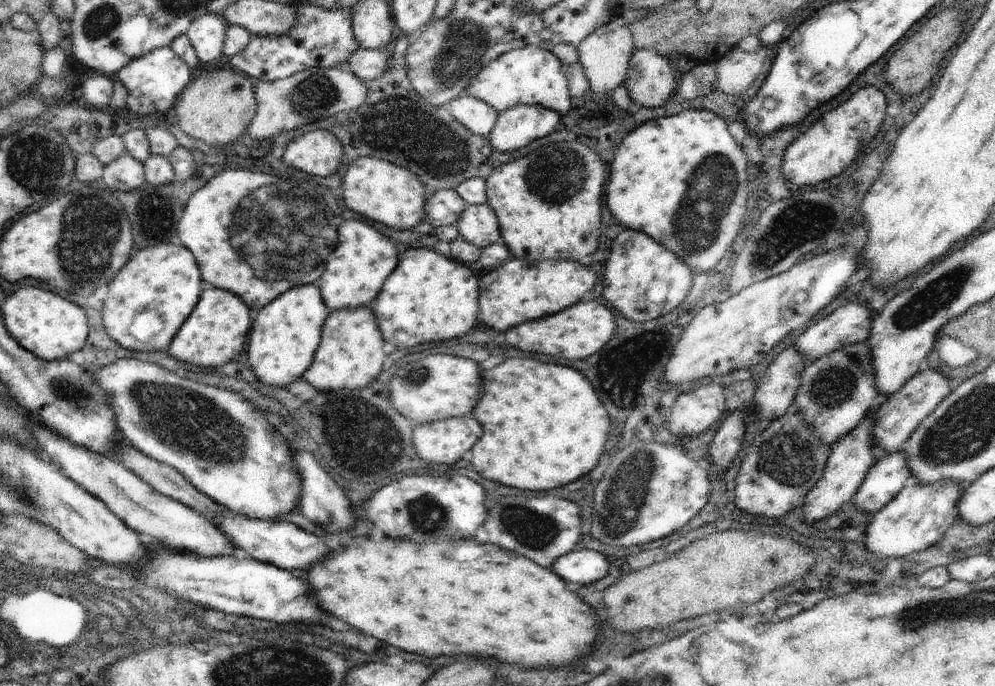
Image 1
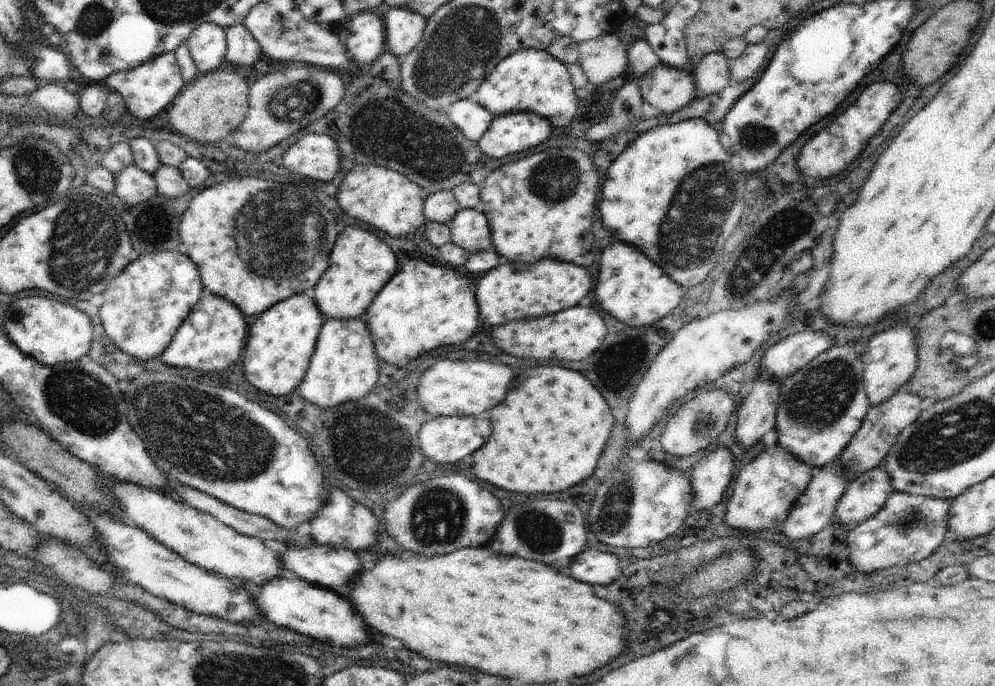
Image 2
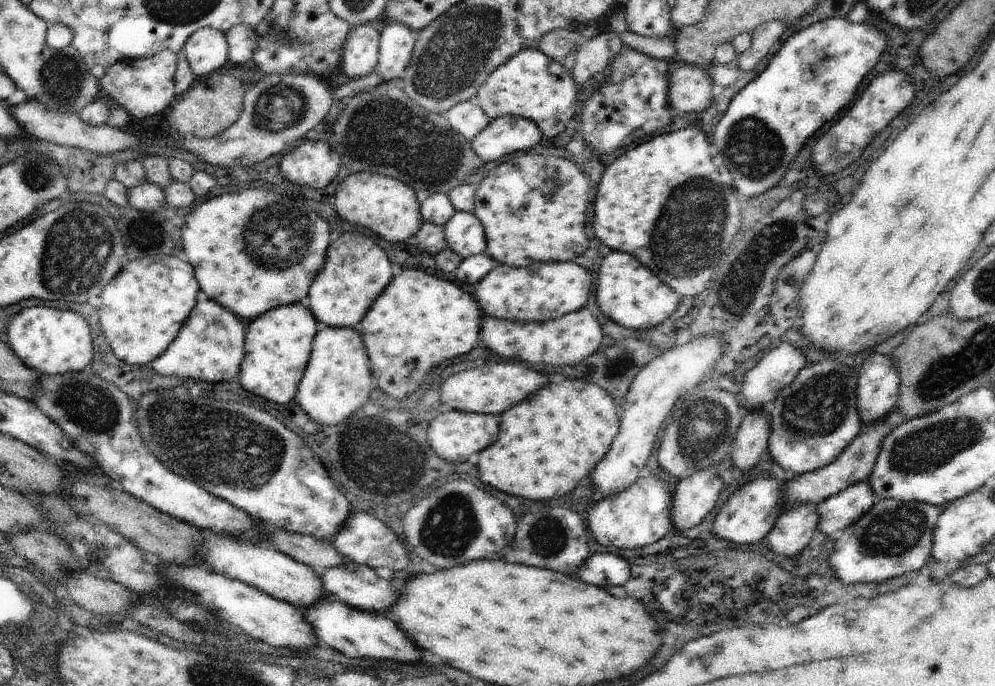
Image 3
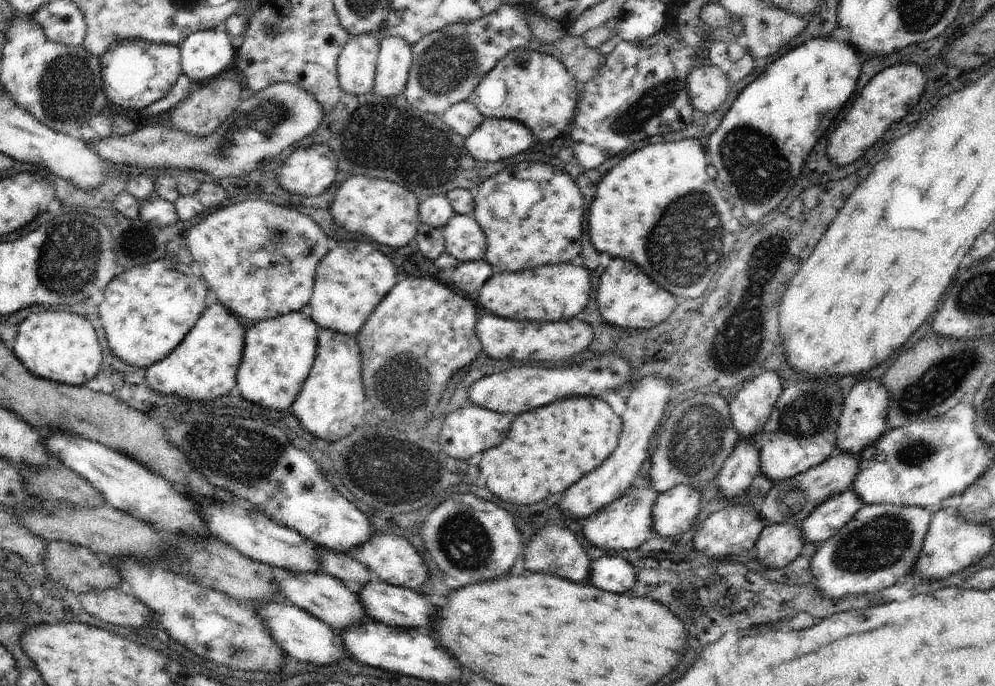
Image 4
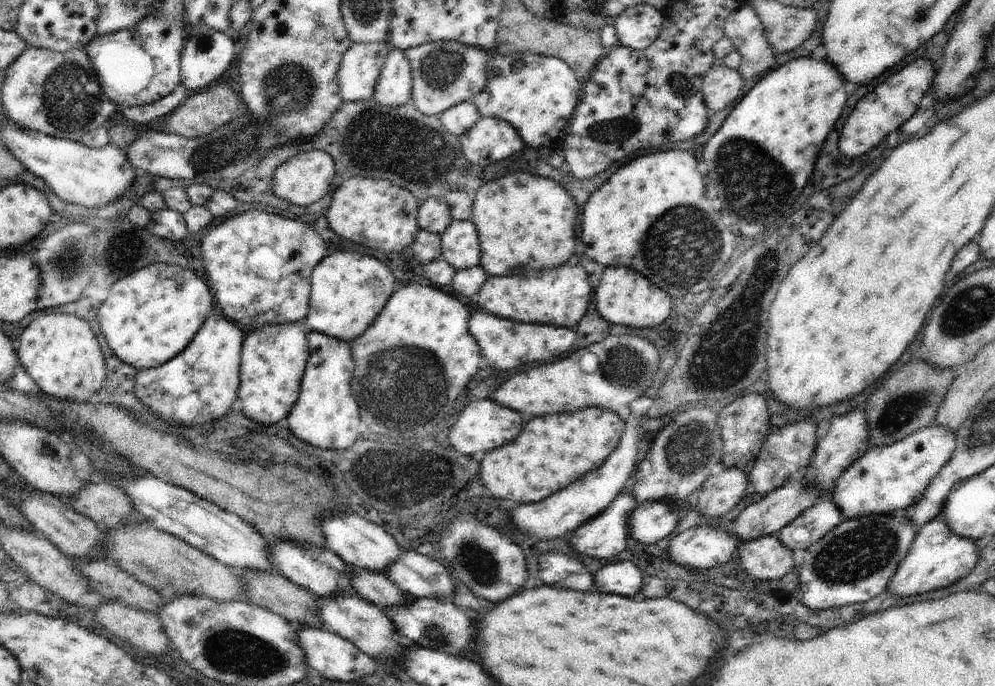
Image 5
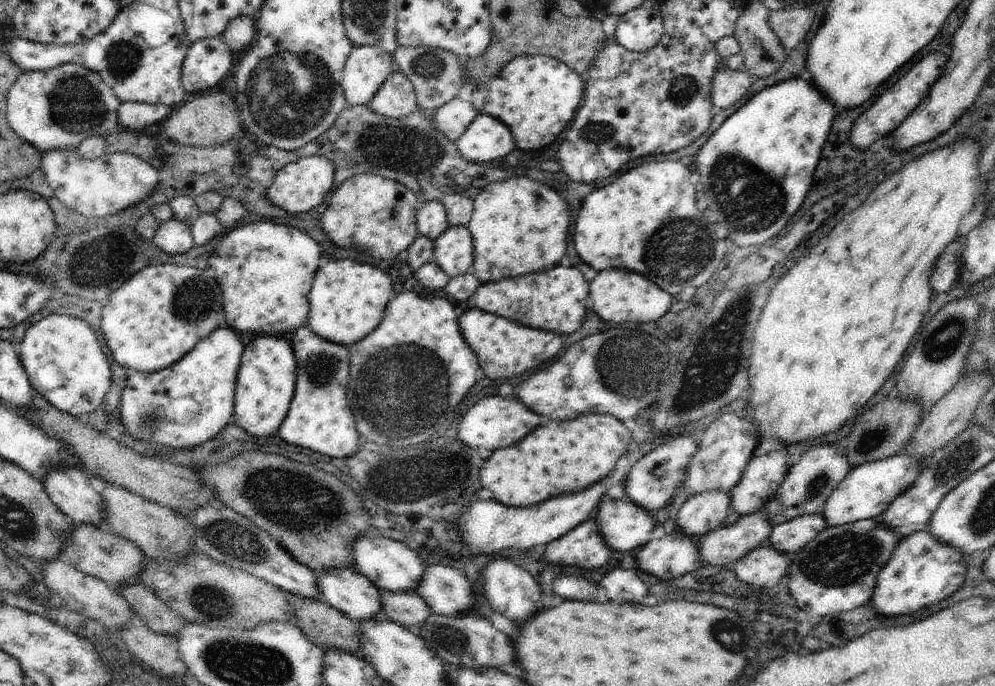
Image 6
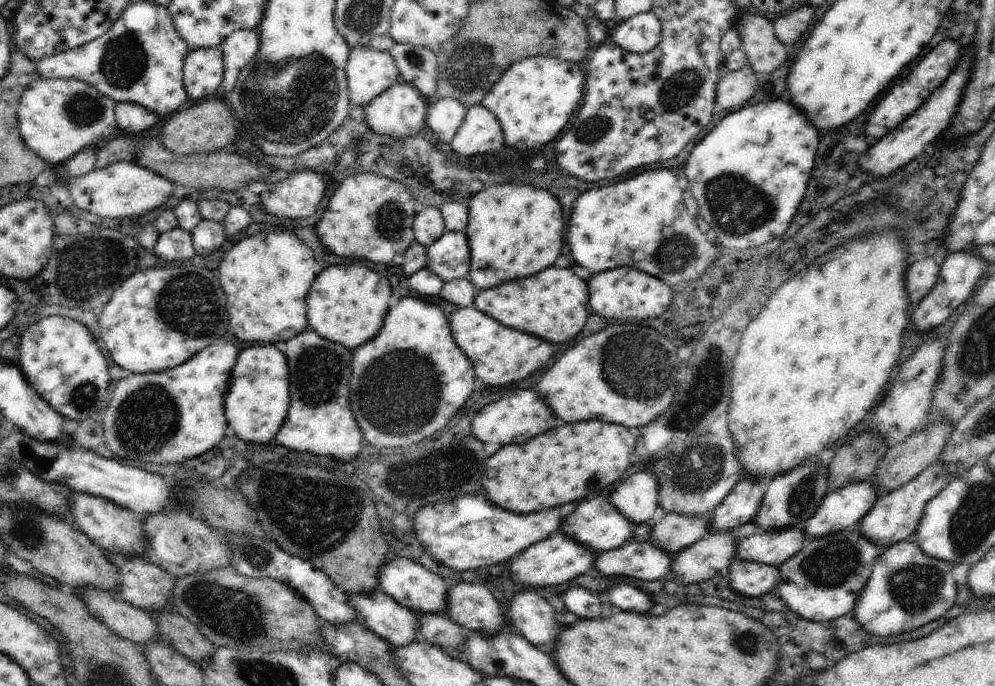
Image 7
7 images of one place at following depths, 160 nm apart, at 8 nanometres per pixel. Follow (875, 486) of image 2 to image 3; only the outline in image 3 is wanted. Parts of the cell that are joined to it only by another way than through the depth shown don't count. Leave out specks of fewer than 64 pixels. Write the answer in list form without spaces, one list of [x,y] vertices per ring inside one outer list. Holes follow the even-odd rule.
[[[858,481],[842,492],[827,498],[817,506],[819,516],[817,530],[828,536],[837,536],[862,518],[866,511],[878,501],[869,481]]]

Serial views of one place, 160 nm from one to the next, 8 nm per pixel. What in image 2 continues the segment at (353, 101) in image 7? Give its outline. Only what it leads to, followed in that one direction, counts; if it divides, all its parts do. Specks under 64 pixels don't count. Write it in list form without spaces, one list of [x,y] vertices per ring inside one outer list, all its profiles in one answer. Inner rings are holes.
[[[371,11],[360,12],[345,22],[342,42],[350,58],[354,58],[360,66],[360,71],[369,68],[381,55],[386,47],[386,26],[382,19]]]

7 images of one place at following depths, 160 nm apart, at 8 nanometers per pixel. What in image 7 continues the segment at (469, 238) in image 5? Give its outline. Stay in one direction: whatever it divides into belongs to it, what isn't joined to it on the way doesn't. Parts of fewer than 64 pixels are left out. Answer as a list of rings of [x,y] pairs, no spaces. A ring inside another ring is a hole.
[[[447,231],[427,248],[426,268],[444,282],[465,278],[470,257],[467,234],[464,231]]]

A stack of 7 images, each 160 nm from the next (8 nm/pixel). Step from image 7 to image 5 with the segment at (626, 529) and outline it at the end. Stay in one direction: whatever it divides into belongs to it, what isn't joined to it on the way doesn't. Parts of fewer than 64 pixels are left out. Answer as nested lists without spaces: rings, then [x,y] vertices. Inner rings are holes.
[[[646,501],[638,504],[627,520],[629,538],[647,545],[666,538],[674,530],[679,512],[686,509],[686,505],[669,505],[665,502]]]

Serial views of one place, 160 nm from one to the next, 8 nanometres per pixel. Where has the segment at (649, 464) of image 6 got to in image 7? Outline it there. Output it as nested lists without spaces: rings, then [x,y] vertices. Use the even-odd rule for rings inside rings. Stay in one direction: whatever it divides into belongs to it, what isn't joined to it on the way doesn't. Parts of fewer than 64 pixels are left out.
[[[653,470],[636,472],[619,482],[611,490],[611,495],[608,496],[608,499],[632,524],[652,523],[651,518],[654,516],[654,510],[658,506],[657,482],[658,479]]]

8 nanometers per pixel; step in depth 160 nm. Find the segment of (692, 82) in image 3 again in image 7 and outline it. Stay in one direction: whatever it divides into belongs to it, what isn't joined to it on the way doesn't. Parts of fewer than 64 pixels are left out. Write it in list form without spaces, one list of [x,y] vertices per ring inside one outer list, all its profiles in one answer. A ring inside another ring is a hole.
[[[747,64],[739,71],[724,71],[717,84],[716,110],[744,106],[758,88],[760,73],[754,72]]]

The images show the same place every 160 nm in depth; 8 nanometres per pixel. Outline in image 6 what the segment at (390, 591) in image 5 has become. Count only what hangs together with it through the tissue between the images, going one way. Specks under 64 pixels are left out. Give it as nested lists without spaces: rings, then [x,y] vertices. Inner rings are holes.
[[[381,590],[381,607],[384,618],[409,630],[420,629],[428,617],[434,614],[428,603],[412,591],[393,593]]]

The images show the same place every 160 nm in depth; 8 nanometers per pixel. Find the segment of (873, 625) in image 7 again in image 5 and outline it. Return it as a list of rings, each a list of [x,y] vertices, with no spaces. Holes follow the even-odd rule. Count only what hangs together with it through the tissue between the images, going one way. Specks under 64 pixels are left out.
[[[940,517],[932,519],[918,529],[910,550],[888,581],[887,589],[890,590],[890,594],[902,598],[926,594],[938,590],[940,586],[948,588],[964,578],[976,566],[979,552],[974,540],[954,534]]]

